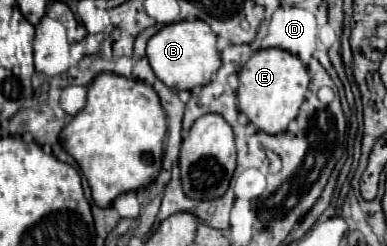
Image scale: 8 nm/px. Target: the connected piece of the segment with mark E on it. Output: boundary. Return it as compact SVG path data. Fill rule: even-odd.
M269 17L260 25L260 51L256 51L248 63L240 69L238 79L238 109L248 117L250 123L268 135L284 133L288 123L298 115L298 109L304 101L310 77L300 59L288 51L274 47L261 49L261 42L268 35Z

